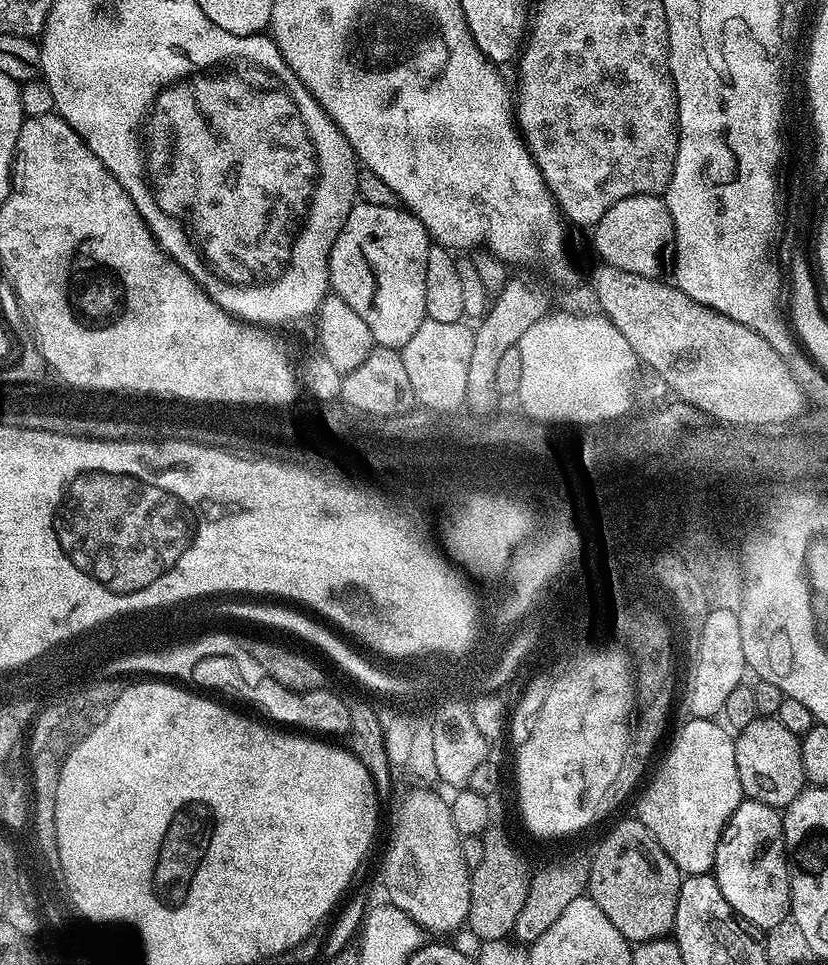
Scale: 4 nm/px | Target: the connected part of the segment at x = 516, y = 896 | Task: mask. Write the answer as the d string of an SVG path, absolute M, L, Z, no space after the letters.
M490 826L482 837L482 863L471 869L470 910L466 921L467 931L477 936L477 941L503 940L511 937L516 930L518 914L526 903L530 867L524 856L508 841L508 836L497 826Z

